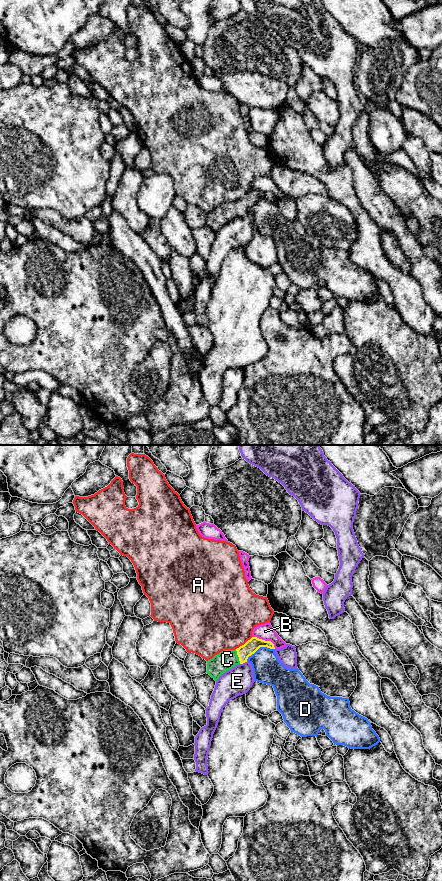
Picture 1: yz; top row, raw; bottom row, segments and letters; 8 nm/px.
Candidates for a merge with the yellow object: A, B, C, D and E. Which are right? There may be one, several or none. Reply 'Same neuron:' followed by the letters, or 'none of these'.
Same neuron: C

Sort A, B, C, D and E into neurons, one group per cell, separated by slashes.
A / B / C / D / E

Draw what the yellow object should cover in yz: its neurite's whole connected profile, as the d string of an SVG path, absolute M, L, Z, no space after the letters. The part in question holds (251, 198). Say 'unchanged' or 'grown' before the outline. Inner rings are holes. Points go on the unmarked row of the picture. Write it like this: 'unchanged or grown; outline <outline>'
grown; outline M252 189L244 197L235 202L224 202L207 213L207 226L215 233L236 217L247 214L249 208L254 206L260 199L275 201L271 193L265 193L257 189Z

